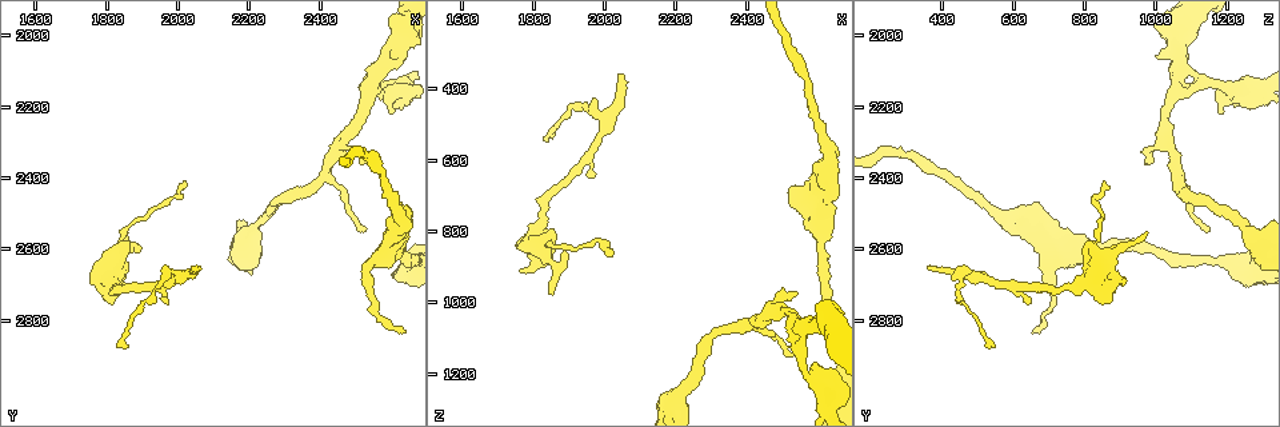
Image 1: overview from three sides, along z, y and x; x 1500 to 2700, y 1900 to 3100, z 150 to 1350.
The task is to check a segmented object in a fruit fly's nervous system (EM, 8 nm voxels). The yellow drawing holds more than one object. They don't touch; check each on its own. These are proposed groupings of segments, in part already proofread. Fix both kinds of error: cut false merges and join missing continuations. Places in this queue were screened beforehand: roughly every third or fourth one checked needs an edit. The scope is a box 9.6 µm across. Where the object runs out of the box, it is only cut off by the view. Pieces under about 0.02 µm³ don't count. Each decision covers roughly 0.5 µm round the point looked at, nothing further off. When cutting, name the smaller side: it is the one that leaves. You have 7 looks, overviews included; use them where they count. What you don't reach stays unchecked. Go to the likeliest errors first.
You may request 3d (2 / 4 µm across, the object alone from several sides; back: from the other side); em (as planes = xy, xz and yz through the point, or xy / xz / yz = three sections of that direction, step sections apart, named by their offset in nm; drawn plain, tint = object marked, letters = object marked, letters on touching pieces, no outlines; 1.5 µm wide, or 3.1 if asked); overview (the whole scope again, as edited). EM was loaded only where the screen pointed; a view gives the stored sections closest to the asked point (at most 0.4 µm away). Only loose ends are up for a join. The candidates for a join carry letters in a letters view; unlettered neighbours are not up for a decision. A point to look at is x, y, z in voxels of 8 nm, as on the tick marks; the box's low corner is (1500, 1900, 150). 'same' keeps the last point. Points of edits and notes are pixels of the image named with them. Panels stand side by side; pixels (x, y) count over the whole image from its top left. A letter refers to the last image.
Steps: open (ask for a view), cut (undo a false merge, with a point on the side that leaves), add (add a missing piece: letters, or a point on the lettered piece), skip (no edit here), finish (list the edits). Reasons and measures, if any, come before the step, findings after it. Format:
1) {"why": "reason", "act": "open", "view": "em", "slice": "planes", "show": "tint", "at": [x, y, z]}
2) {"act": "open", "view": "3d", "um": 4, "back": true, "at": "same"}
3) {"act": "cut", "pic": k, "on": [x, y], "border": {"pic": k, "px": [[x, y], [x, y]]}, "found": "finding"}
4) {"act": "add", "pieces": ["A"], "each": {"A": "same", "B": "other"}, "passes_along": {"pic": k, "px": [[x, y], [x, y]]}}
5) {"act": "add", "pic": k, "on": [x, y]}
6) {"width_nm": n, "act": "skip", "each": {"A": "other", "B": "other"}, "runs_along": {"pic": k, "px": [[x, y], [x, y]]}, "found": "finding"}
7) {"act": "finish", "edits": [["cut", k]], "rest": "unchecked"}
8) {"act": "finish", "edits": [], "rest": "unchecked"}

{"why": "branch stops here", "act": "open", "view": "em", "slice": "xy", "step": 4, "show": "tint", "at": [2050, 2650, 360]}

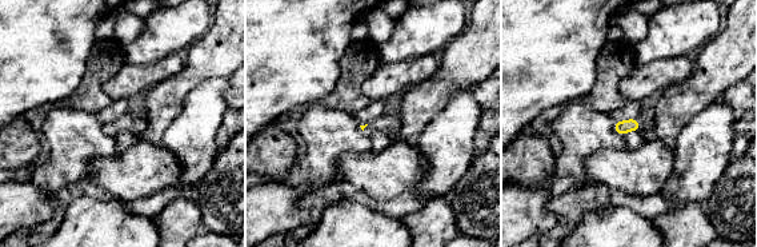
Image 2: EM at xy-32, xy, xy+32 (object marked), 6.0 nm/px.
{"why": "another direction", "act": "open", "view": "em", "slice": "planes", "show": "letters", "at": "same"}

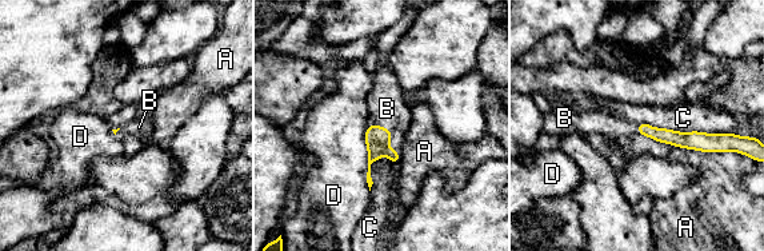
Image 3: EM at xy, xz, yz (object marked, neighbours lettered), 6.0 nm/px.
{"act": "add", "pieces": ["B"], "each": {"A": "other", "B": "same", "C": "other", "D": "other"}, "passes_along": {"pic": 3, "px": [[378, 138], [383, 127], [387, 108]]}, "found": "the cell continues"}

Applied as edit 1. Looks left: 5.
{"why": "thin end", "act": "open", "view": "3d", "um": 4, "at": [2030, 2410, 850]}

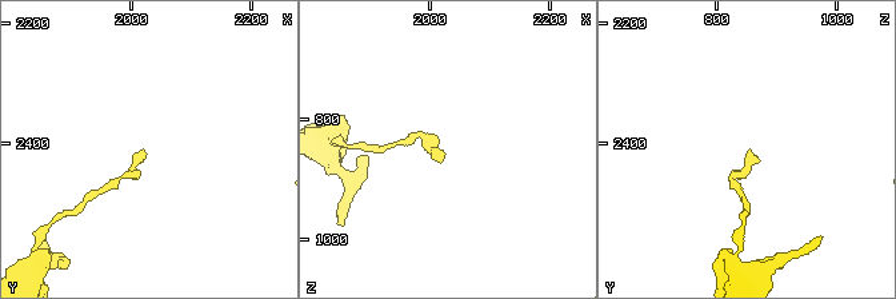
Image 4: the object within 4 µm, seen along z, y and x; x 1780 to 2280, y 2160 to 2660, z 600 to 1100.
{"act": "open", "view": "em", "slice": "planes", "show": "letters", "at": [2020, 2415, 845]}

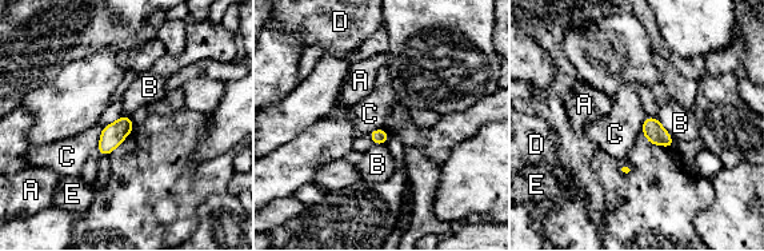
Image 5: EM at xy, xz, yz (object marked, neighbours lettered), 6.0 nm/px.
{"width_nm": 100, "act": "skip", "each": {"A": "other", "B": "other", "C": "other", "D": "other", "E": "other"}, "border": {"pic": 5, "px": [[103, 127], [96, 147]]}, "found": "no lettered piece goes on from it"}

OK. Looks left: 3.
{"why": "thin end", "act": "open", "view": "3d", "um": 4, "at": [1850, 2880, 530]}

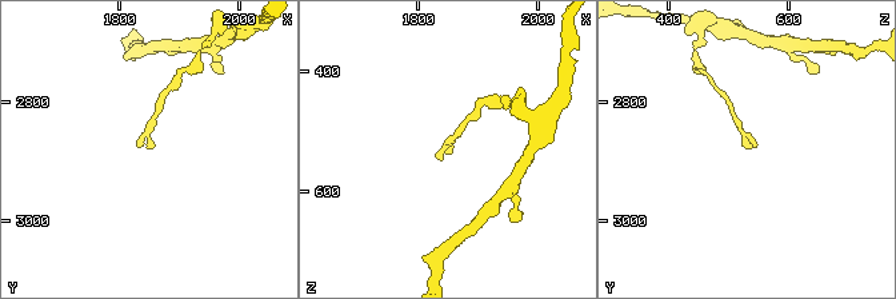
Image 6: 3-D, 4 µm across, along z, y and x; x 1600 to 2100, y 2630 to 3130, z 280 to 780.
{"act": "open", "view": "em", "slice": "yz", "step": 8, "show": "tint", "at": [1850, 2885, 530]}

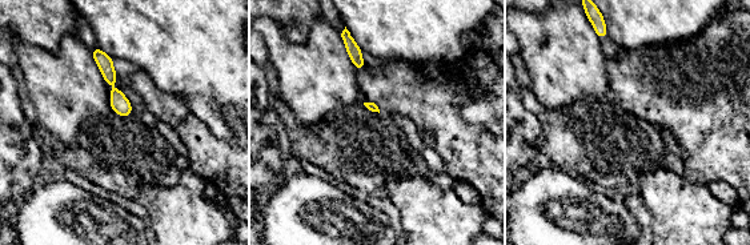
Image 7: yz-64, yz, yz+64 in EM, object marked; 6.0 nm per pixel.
{"why": "cut it another way", "act": "open", "view": "em", "slice": "planes", "show": "letters", "at": "same"}

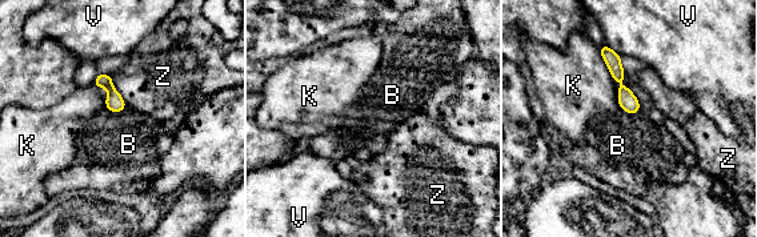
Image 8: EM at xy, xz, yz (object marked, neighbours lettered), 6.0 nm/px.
{"act": "skip", "each": {"B": "other", "K": "other", "V": "other", "Z": "other"}, "runs_along": {"pic": 8, "px": [[603, 49], [635, 109]]}, "found": "none of them fits"}

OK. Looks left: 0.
{"act": "finish", "edits": [["add", 3]], "rest": "unchecked"}

